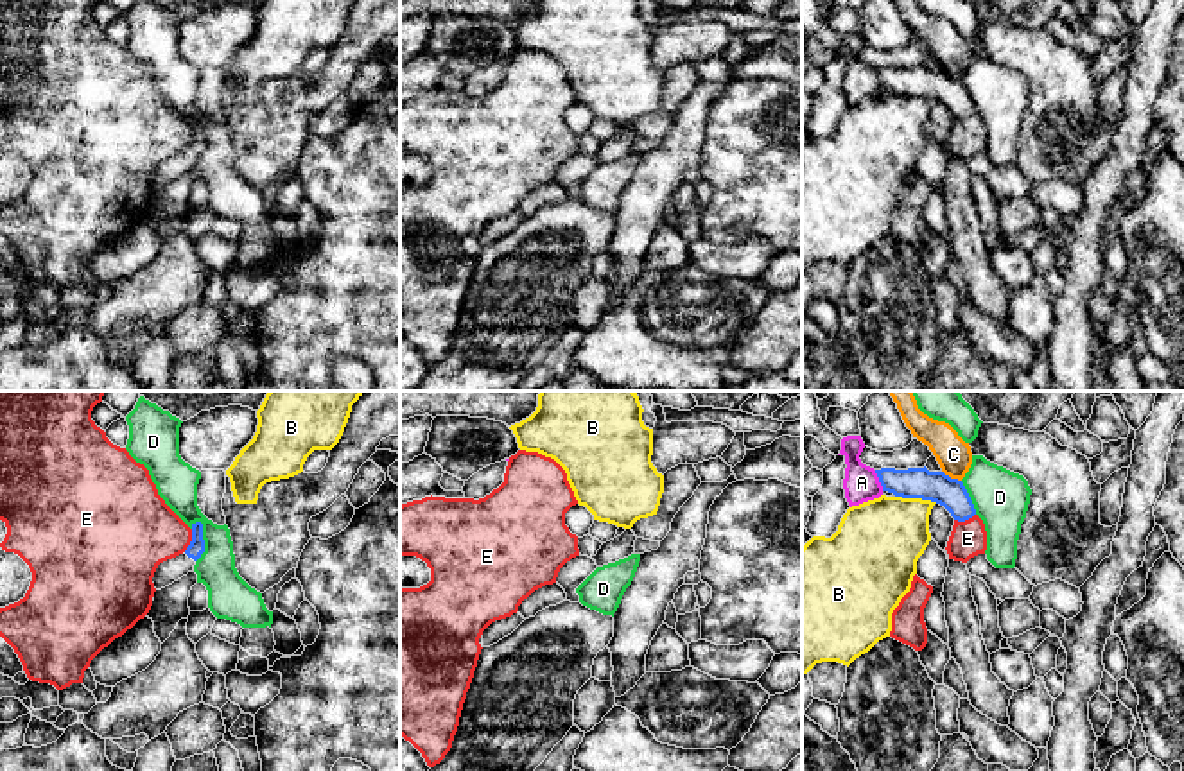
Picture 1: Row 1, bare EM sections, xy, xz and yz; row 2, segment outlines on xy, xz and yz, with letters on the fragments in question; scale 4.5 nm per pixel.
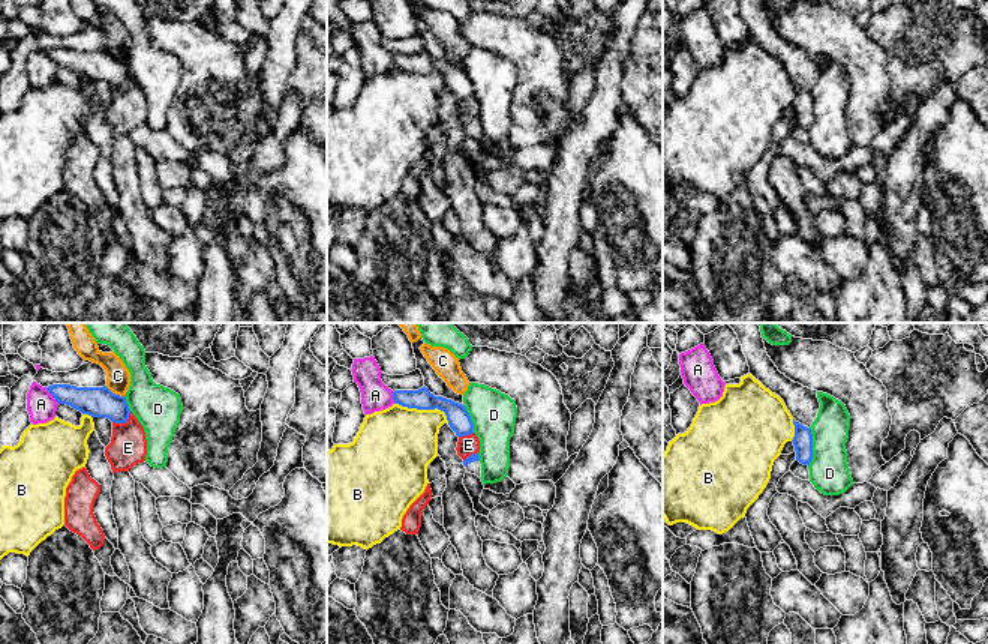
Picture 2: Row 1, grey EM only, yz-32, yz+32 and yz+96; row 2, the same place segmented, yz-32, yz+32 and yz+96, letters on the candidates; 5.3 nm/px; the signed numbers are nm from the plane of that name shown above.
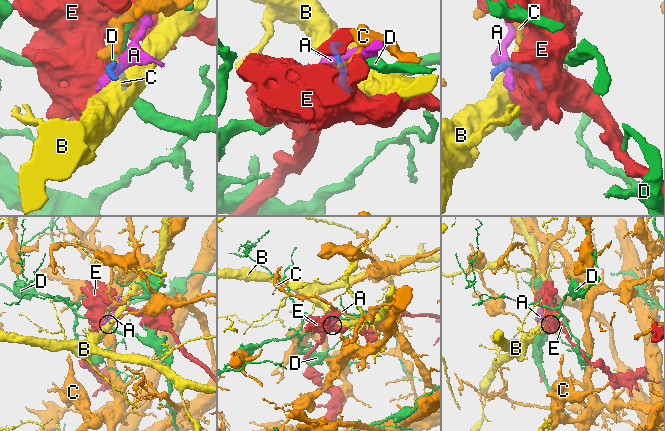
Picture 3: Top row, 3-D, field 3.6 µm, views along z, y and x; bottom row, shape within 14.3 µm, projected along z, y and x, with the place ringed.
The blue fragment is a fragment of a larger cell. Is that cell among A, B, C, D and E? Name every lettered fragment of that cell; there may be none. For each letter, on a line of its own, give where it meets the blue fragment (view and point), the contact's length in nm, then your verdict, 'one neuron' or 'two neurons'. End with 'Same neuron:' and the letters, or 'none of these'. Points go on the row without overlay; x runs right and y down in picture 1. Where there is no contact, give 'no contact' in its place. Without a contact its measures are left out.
A: yz (879, 79) | 100 nm | two neurons
B: yz (917, 95) | 190 nm | two neurons
C: yz (949, 76) | 100 nm | two neurons
D: xy (203, 140) | 190 nm | two neurons
E: xy (192, 138) | 110 nm | two neurons
Same neuron: none of these

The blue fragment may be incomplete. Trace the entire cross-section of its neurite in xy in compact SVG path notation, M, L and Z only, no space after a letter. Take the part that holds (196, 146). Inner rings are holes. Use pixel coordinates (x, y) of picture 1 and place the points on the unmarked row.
M192 122L192 140L187 149L172 158L167 158L158 163L152 181L156 188L161 188L174 179L181 178L188 170L194 169L196 160L205 151L205 138L203 138L203 122Z

